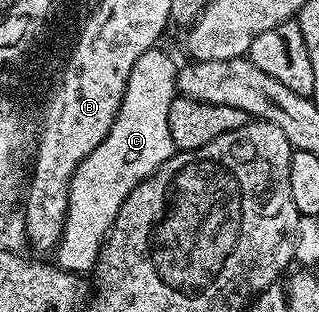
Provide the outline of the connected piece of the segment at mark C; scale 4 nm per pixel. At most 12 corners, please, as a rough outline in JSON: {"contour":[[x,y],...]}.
{"contour":[[133,64],[109,136],[75,170],[54,261],[91,272],[133,188],[177,152],[177,65]]}

